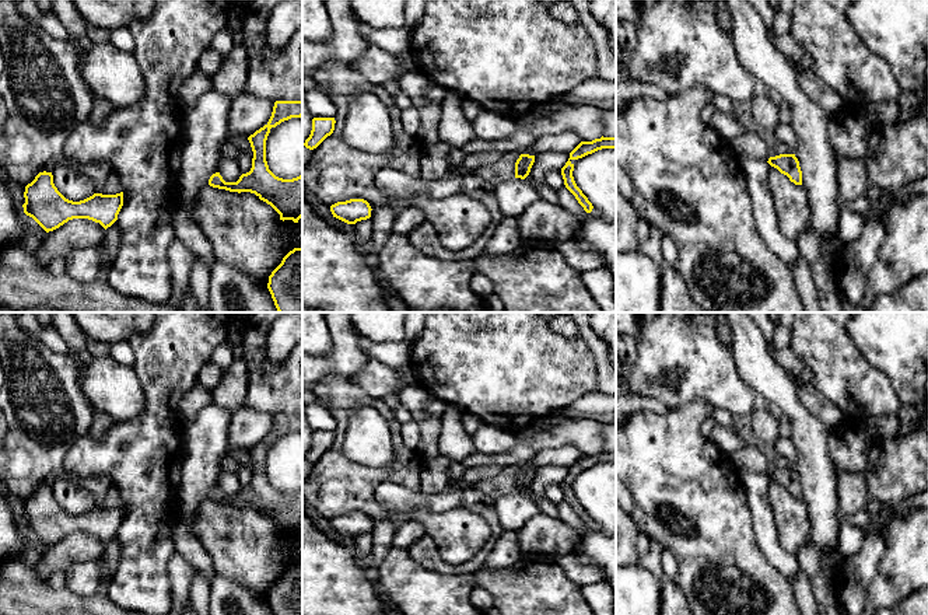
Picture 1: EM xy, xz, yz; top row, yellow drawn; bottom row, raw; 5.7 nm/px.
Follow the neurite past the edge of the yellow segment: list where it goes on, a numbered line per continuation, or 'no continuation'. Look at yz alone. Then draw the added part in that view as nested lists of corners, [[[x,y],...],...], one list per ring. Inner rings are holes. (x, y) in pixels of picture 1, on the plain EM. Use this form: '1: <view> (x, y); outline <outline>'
no continuation

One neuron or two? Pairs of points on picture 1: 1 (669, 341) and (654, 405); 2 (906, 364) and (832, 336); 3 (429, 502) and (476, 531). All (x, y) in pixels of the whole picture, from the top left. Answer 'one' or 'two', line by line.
1: two
2: two
3: two

